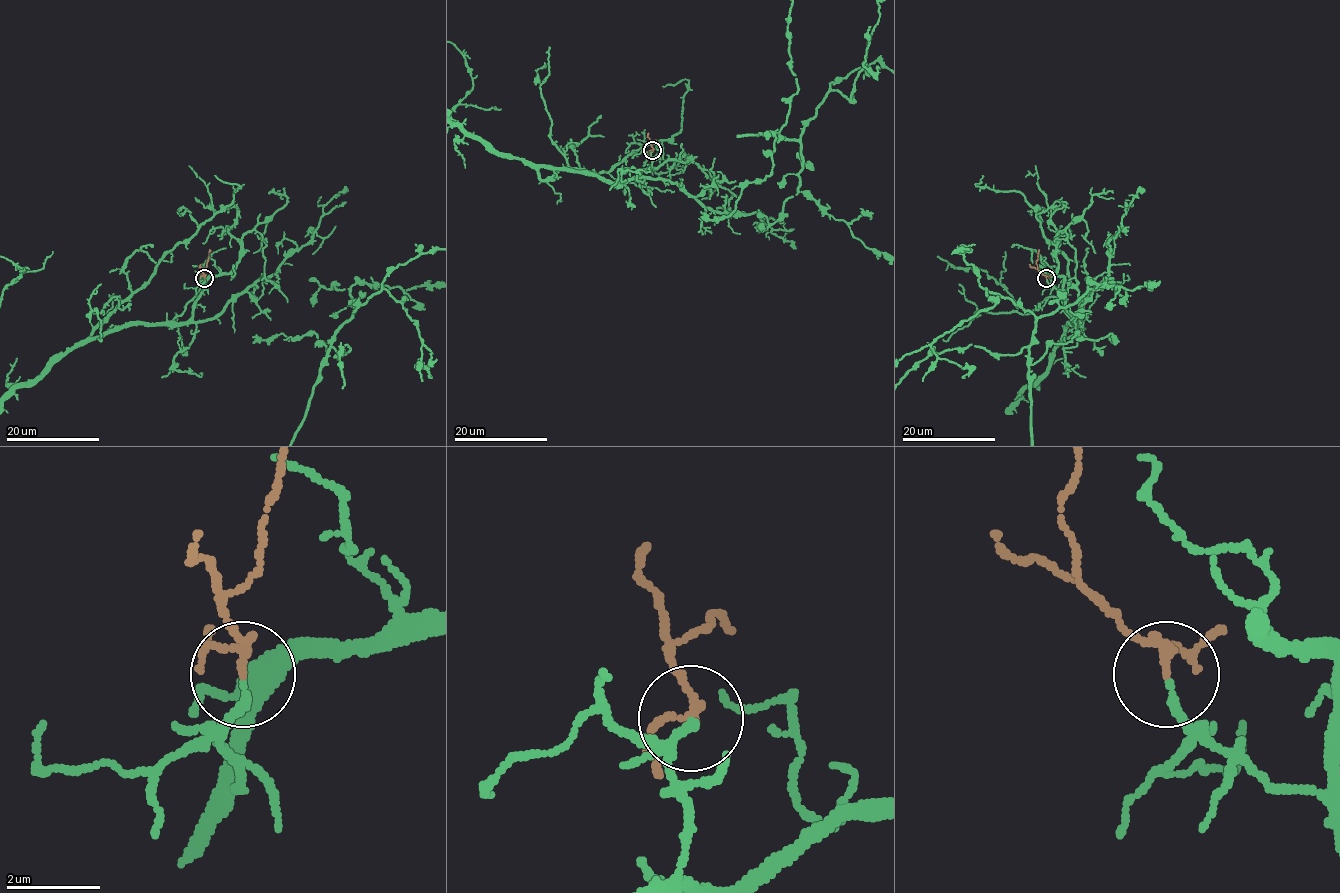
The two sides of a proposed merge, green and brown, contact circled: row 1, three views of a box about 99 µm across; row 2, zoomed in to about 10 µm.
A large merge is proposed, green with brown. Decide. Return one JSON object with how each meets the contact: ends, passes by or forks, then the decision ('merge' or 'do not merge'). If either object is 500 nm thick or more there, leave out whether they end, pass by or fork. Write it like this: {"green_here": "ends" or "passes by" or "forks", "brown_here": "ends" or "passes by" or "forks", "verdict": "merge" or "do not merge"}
{"green_here": "ends", "brown_here": "passes by", "verdict": "merge"}

